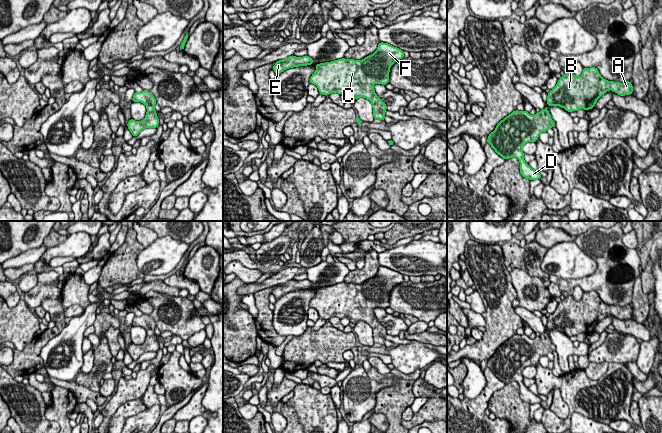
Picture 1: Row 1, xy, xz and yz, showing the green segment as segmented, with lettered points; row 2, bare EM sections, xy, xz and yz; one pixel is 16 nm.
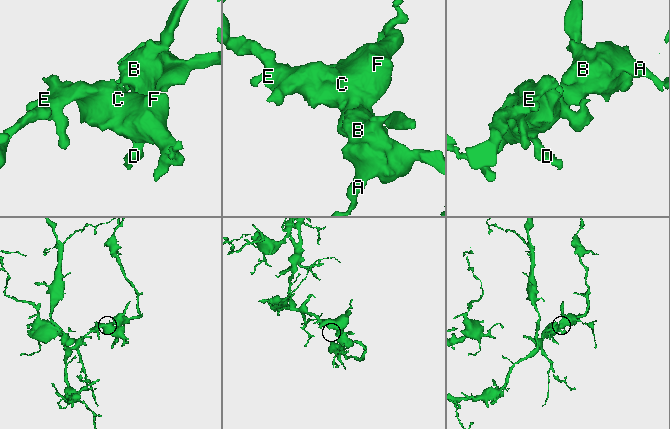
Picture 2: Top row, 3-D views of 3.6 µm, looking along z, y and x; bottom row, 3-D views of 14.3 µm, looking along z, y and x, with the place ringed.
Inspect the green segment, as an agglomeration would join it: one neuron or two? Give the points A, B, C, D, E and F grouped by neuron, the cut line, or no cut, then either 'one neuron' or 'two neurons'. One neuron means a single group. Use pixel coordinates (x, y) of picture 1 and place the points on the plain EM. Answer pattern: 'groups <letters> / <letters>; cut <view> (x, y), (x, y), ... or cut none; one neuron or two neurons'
groups A B C D E F; cut none; one neuron

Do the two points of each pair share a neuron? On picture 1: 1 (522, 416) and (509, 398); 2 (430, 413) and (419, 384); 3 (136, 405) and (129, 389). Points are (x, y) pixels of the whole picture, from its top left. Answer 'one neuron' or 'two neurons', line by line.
1: one neuron
2: one neuron
3: two neurons

